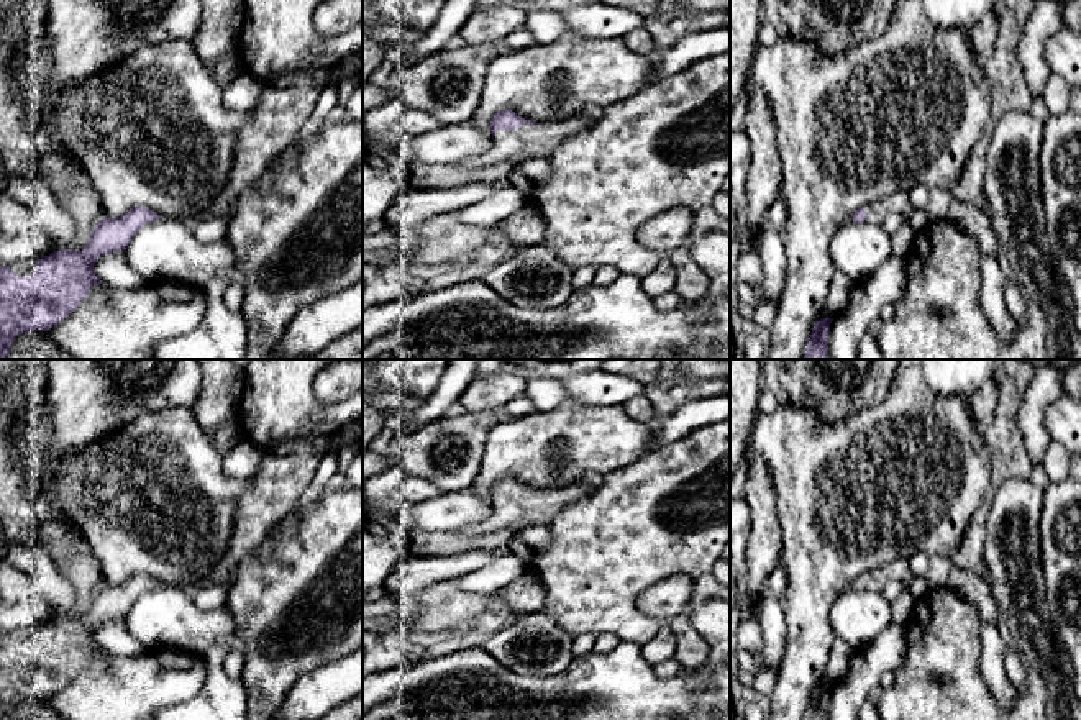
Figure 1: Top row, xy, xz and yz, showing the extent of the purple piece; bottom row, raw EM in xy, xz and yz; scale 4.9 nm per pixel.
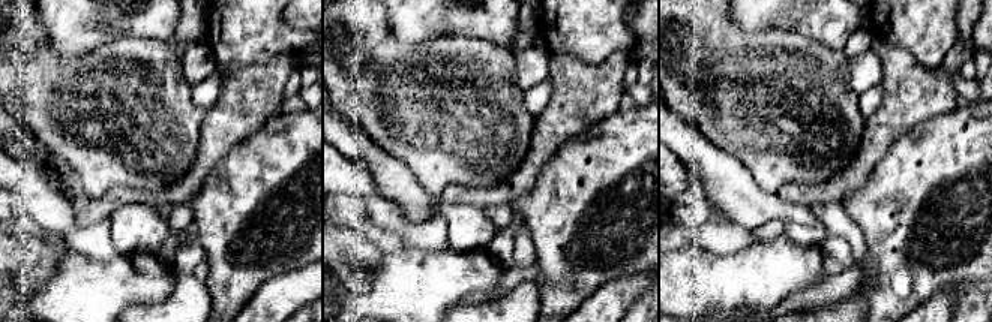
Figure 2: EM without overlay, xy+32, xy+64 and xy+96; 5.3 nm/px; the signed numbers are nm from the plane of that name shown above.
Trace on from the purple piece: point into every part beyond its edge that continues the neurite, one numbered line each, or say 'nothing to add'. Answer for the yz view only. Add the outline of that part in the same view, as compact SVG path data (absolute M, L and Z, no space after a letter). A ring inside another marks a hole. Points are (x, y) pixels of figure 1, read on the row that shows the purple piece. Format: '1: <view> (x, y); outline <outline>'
1: yz (898, 202); outline M897 190L864 208L866 220L864 223L881 225L892 213L907 213L910 210L909 194Z

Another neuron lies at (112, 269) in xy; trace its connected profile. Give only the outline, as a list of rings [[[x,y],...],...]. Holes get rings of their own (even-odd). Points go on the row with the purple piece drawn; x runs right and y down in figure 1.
[[[125,251],[107,253],[98,257],[94,271],[103,284],[120,290],[138,290],[148,284],[130,267]]]

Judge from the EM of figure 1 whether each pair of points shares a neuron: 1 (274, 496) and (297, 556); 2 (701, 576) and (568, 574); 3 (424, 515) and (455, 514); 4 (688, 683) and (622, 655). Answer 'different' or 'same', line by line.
1: different
2: same
3: same
4: same

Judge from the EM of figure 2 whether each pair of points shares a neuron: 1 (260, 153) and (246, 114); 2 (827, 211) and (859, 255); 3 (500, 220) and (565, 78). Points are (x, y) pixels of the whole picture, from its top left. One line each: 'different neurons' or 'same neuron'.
1: different neurons
2: same neuron
3: different neurons

